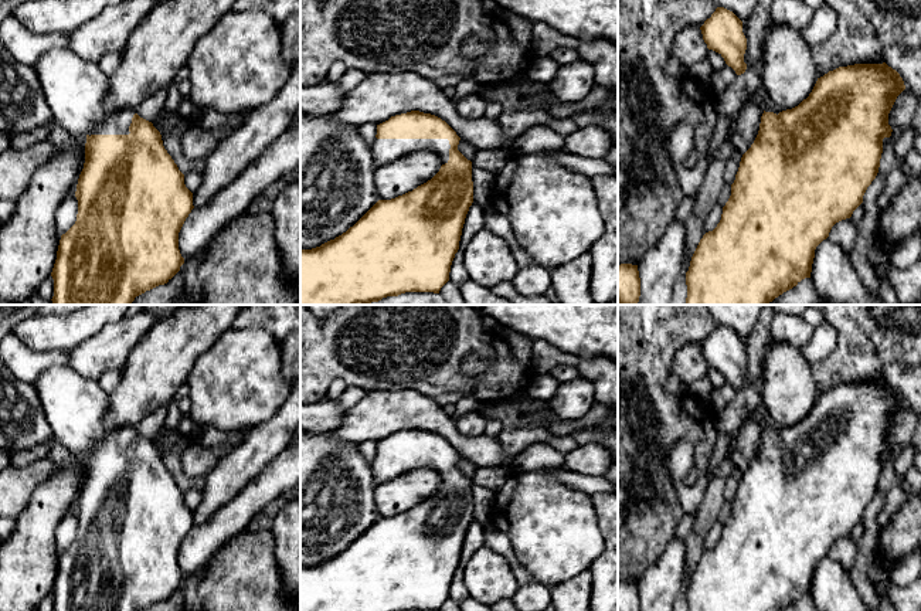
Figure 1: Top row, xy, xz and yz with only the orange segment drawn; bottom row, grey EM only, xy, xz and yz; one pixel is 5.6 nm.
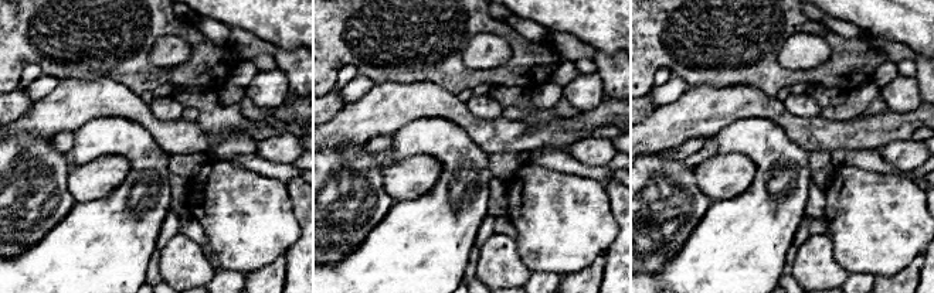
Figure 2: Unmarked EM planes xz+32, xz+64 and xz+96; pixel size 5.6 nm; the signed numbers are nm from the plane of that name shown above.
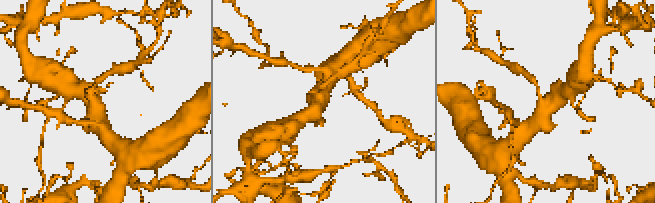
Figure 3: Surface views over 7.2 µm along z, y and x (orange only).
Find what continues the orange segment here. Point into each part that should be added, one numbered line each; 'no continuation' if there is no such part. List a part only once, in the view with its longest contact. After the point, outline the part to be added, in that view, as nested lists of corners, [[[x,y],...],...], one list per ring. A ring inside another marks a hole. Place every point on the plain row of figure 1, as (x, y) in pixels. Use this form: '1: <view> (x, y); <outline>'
1: xz (384, 468); [[[375,456],[370,466],[375,485],[418,468],[434,469],[445,482],[449,478],[451,462],[448,456]]]

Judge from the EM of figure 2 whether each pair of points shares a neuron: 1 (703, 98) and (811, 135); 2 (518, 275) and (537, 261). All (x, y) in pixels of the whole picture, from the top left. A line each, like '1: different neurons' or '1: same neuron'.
1: same neuron
2: different neurons

